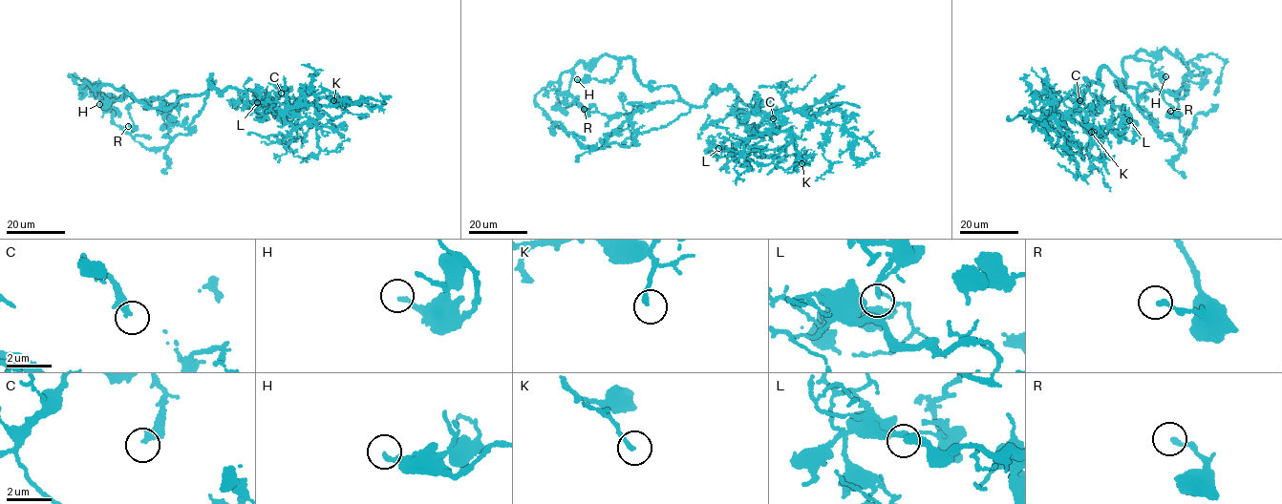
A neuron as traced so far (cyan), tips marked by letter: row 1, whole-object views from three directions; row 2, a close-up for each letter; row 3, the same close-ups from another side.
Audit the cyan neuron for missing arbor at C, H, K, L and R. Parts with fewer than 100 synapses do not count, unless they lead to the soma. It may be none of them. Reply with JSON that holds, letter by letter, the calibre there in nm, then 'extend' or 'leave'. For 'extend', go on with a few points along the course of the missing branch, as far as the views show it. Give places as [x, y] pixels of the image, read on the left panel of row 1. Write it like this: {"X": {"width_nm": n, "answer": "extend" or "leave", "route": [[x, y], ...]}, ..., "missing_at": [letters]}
{"C": {"width_nm": 360, "answer": "leave"}, "H": {"width_nm": 190, "answer": "leave"}, "K": {"width_nm": 180, "answer": "leave"}, "L": {"width_nm": 100, "answer": "leave"}, "R": {"width_nm": 200, "answer": "leave"}, "missing_at": []}

